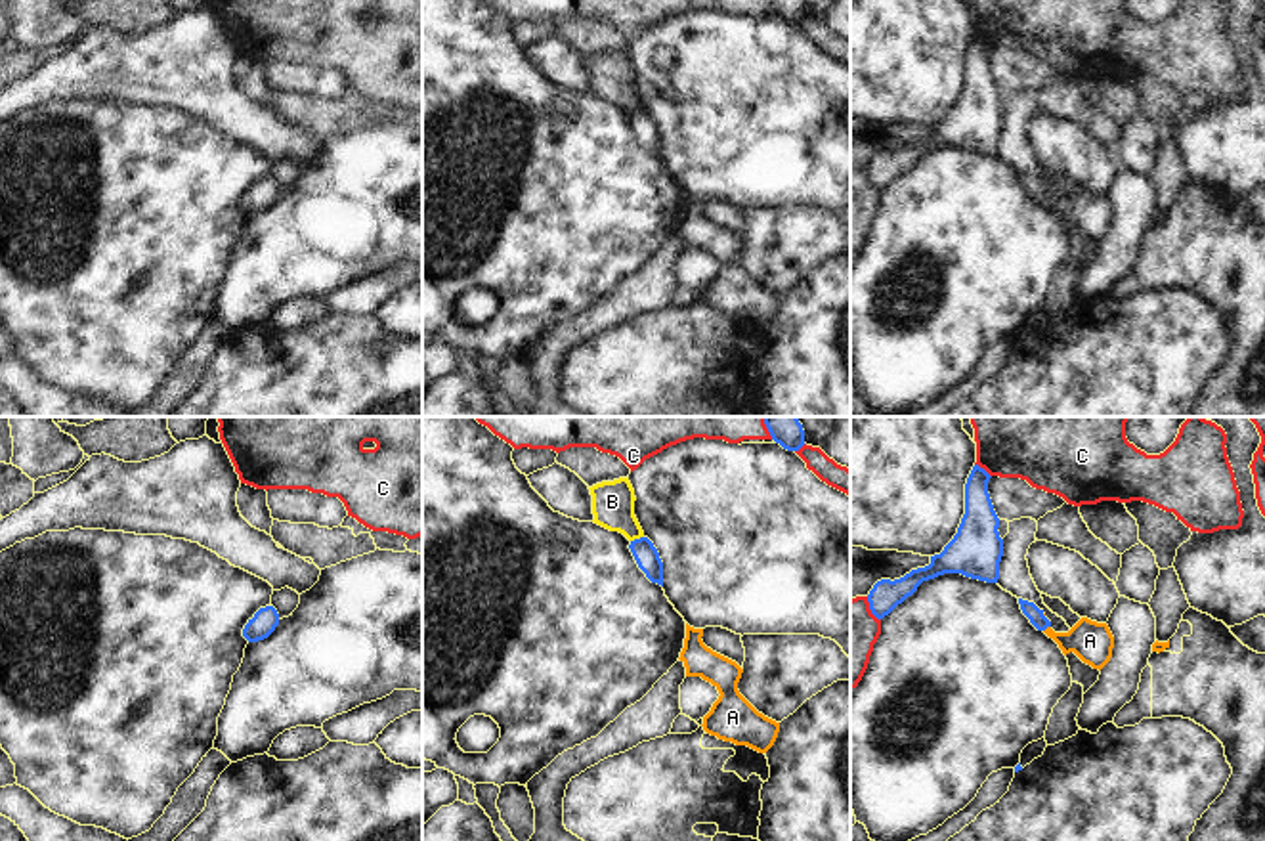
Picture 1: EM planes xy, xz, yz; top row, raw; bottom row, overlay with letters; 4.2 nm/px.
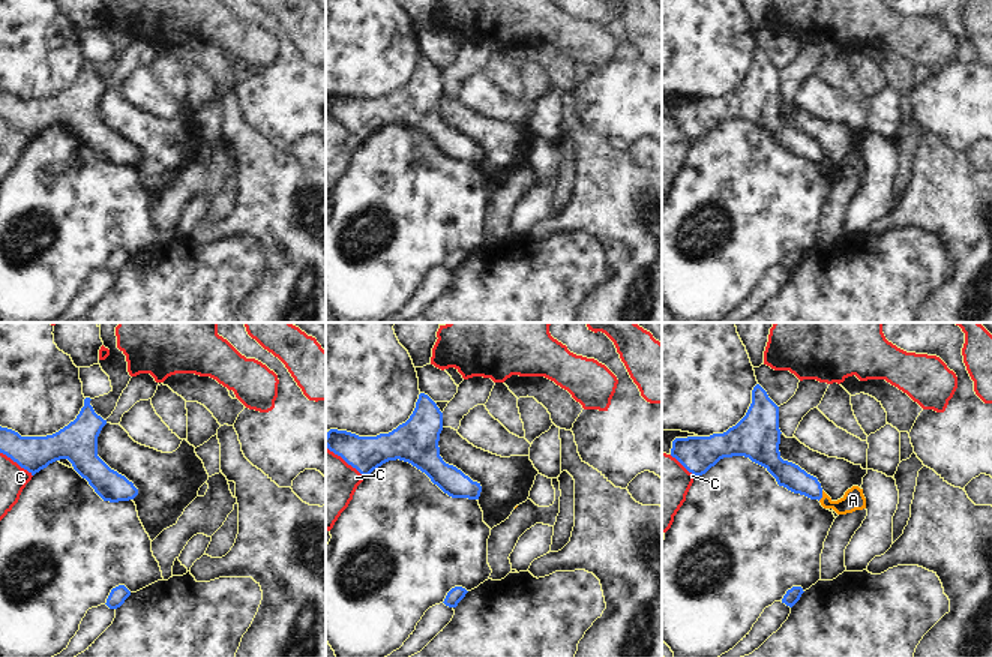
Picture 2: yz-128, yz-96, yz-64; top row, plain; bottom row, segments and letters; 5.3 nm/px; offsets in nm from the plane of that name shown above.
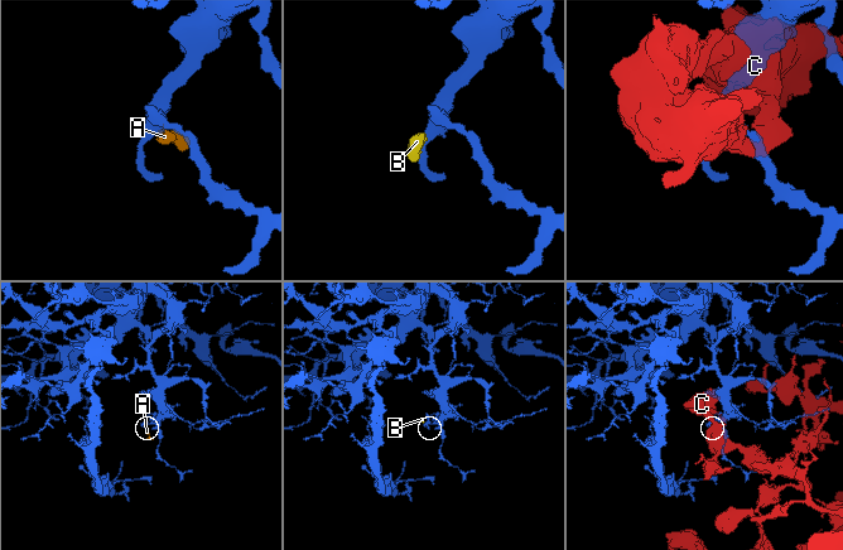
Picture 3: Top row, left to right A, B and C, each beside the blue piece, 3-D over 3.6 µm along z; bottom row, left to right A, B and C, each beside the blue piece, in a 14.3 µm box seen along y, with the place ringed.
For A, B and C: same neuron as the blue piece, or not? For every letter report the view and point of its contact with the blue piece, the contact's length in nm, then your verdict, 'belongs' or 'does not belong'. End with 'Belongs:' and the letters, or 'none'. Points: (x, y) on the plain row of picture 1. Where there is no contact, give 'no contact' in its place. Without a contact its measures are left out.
A: yz (1046, 199) | 40 nm | belongs
B: xz (637, 111) | 60 nm | does not belong
C: yz (983, 41) | 90 nm | does not belong
Belongs: A

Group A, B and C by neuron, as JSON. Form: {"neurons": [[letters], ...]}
{"neurons": [["A"], ["B", "C"]]}

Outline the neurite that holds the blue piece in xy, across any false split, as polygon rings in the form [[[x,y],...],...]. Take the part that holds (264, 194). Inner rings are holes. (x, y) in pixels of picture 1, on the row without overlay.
[[[273,178],[260,180],[252,191],[243,201],[243,208],[248,214],[258,214],[268,210],[279,197],[279,185]]]

